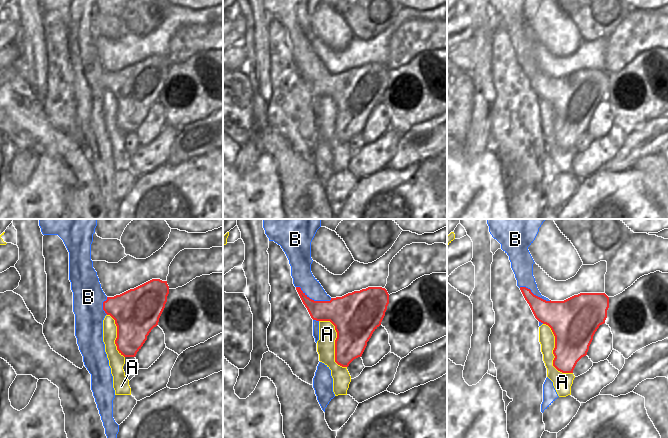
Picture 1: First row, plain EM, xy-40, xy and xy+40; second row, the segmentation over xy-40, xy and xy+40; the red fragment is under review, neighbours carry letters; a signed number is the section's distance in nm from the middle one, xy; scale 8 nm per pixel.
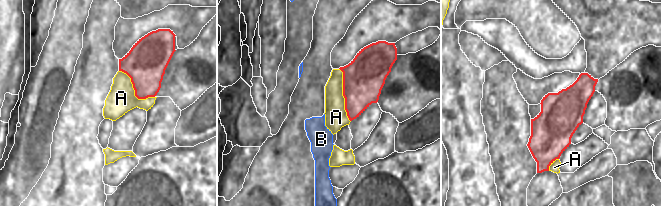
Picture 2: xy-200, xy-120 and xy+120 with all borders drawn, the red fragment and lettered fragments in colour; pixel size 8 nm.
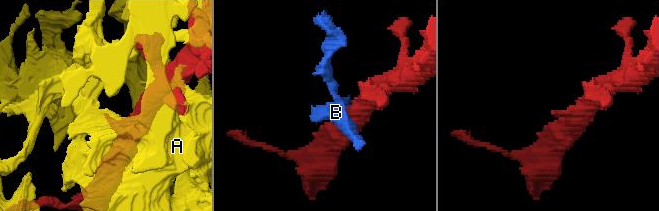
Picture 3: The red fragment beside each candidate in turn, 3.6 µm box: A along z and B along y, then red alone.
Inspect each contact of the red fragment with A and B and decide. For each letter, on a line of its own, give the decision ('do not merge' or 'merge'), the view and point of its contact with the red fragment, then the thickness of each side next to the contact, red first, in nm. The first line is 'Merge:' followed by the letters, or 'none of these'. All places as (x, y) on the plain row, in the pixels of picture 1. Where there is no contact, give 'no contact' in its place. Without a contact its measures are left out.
Merge: none of these
A: do not merge | xy+40 (553, 129) | 320/160 nm
B: do not merge | xy (313, 76) | 240/160 nm

